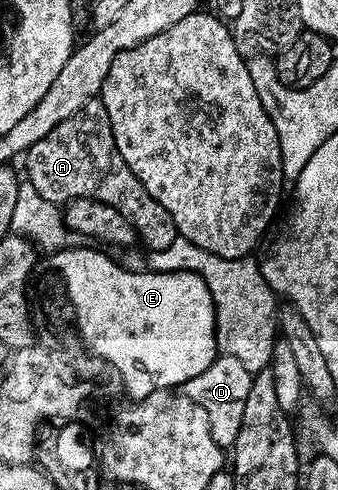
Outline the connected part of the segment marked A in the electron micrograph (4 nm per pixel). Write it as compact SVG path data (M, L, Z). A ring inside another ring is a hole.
M101 98L88 101L88 105L80 109L80 113L72 113L68 121L60 121L60 125L56 125L56 129L52 129L48 137L40 137L40 141L36 141L36 145L32 145L25 154L25 171L25 178L36 189L36 193L40 193L40 197L48 201L65 205L74 199L95 199L104 205L110 205L112 209L116 209L116 213L120 213L134 226L135 236L139 240L143 239L150 251L168 249L168 245L172 245L175 239L179 238L168 209L164 209L164 205L160 205L160 201L156 201L152 193L144 189L136 173L132 173L124 157L120 157L120 149L116 149L116 141L112 137L112 125L108 121L108 113Z

